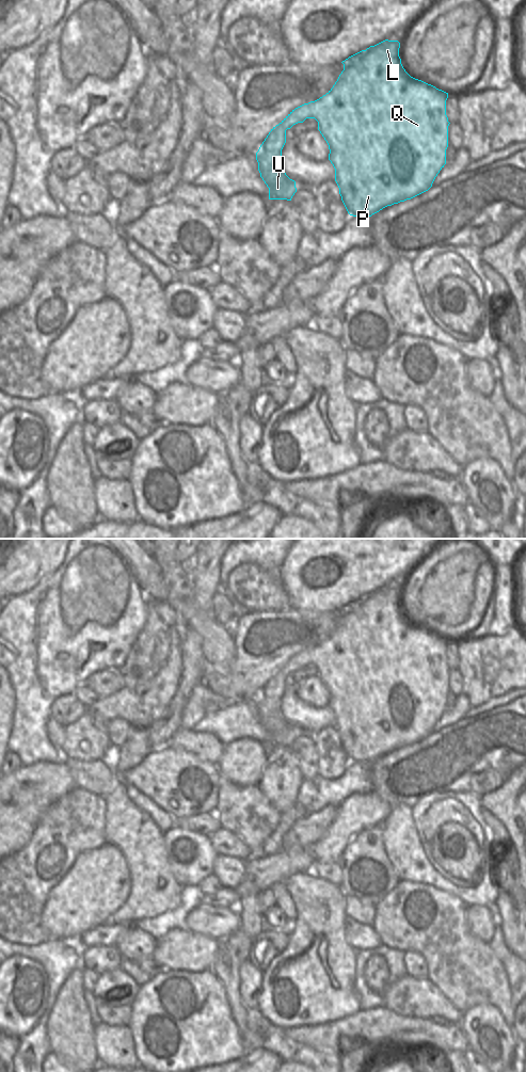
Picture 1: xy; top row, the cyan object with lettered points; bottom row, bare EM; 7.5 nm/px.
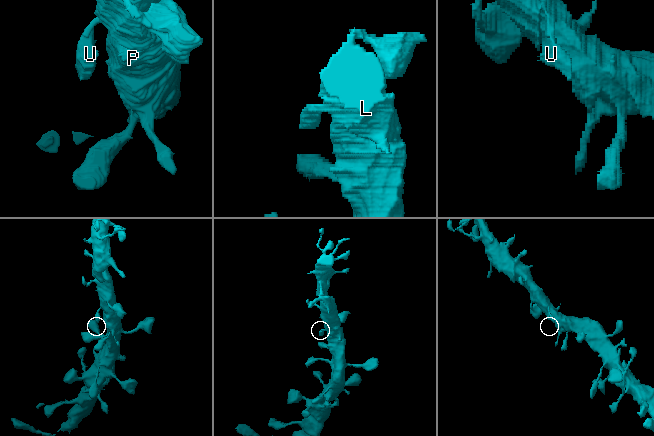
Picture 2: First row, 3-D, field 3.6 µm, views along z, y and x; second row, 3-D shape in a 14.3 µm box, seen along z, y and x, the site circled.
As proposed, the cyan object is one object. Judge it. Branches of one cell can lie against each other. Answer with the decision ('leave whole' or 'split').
leave whole

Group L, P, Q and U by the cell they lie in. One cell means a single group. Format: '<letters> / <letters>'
L P Q U

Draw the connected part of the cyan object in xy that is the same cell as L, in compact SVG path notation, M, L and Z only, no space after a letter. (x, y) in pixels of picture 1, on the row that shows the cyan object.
M385 39L349 57L341 62L344 70L325 95L296 108L271 129L256 153L260 177L269 188L269 199L291 201L297 192L296 181L282 169L282 149L286 143L286 130L306 118L318 122L318 130L329 145L329 160L335 169L335 181L350 215L371 217L387 206L411 199L432 187L446 164L450 124L446 115L448 93L411 77L401 64L399 48L398 41Z

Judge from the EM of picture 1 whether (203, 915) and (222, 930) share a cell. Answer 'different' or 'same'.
same

